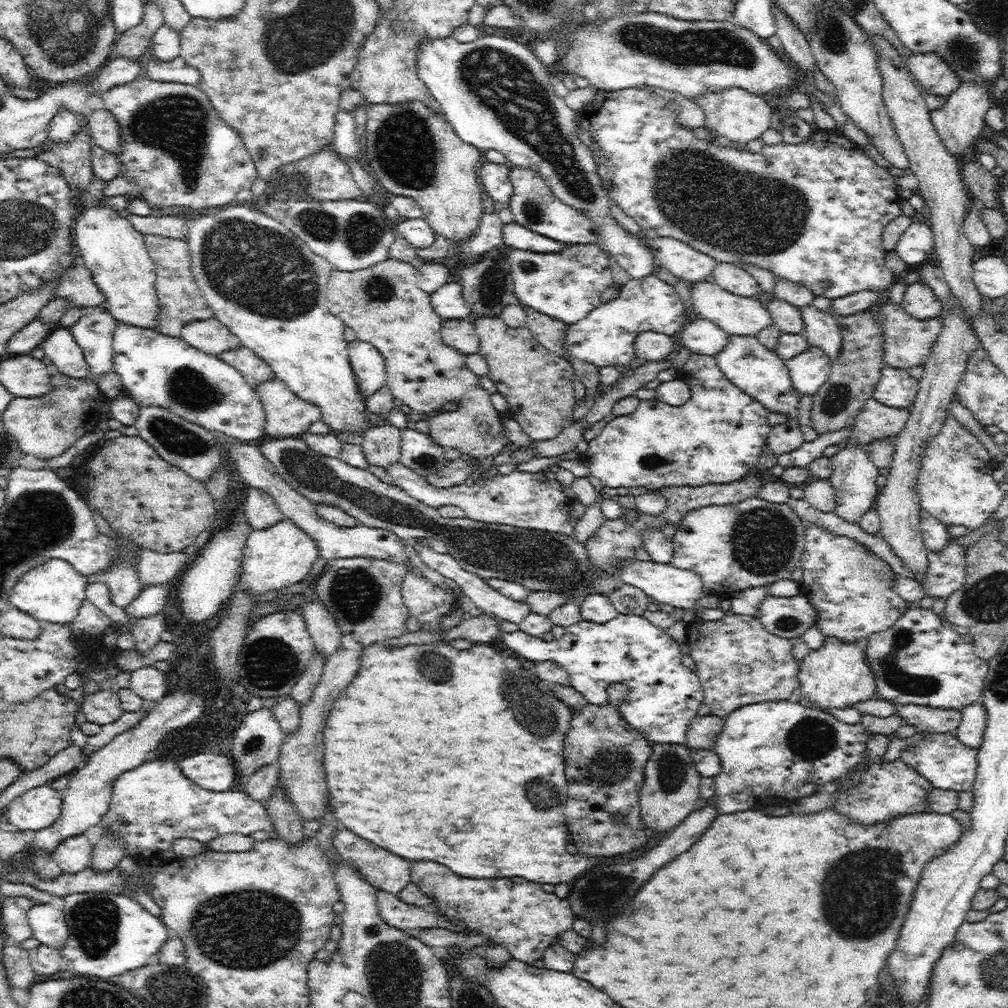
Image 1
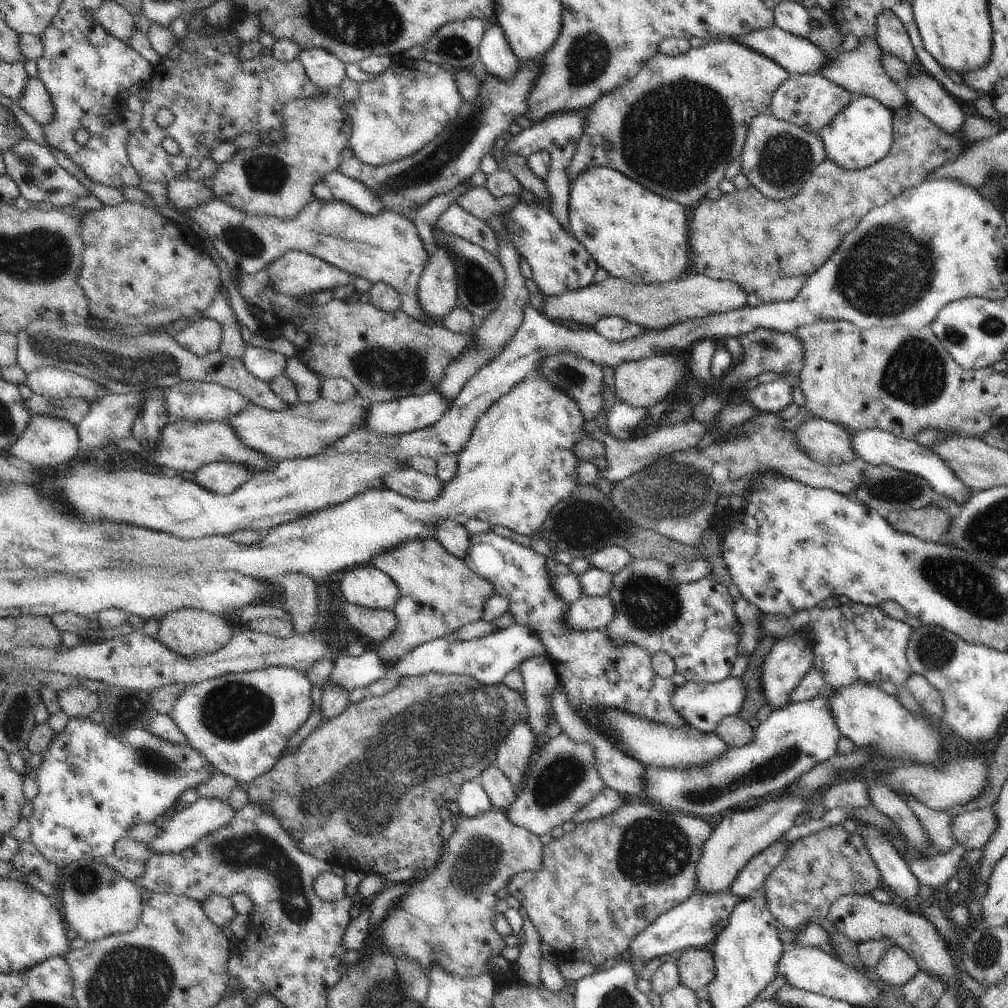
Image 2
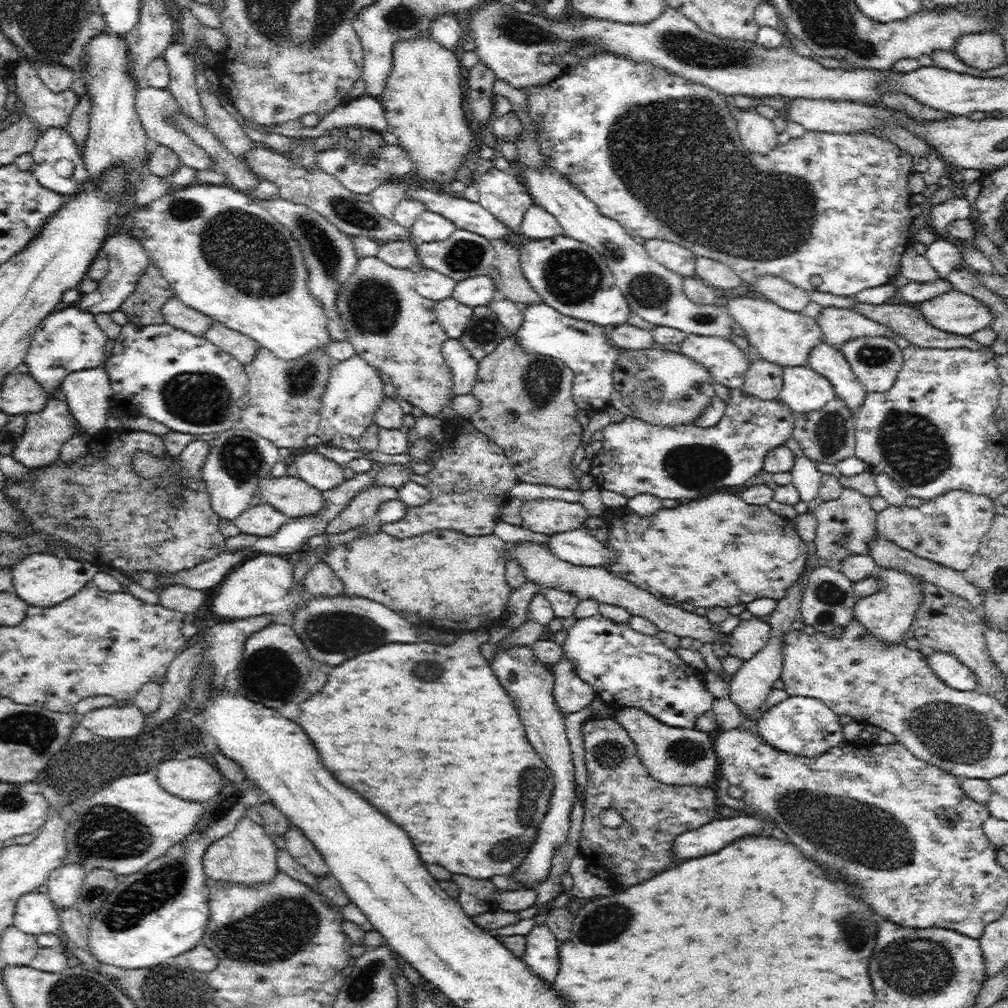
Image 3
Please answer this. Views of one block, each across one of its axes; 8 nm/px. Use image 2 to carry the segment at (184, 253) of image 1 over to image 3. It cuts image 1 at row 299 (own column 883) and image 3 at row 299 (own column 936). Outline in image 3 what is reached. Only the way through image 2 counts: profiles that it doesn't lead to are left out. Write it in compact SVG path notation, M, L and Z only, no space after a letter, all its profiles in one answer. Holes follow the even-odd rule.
M154 262L148 264L144 274L136 282L136 290L124 300L122 312L128 316L128 324L156 326L166 324L162 316L164 304L176 296L176 290L162 276Z

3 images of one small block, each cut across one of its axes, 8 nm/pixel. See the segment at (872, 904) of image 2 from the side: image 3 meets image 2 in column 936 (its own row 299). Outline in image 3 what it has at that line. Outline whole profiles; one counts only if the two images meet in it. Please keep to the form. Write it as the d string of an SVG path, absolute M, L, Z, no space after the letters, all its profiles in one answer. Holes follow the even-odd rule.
M948 290L936 298L928 298L918 304L918 308L930 326L958 336L988 330L994 322L994 314L986 304L958 290Z

